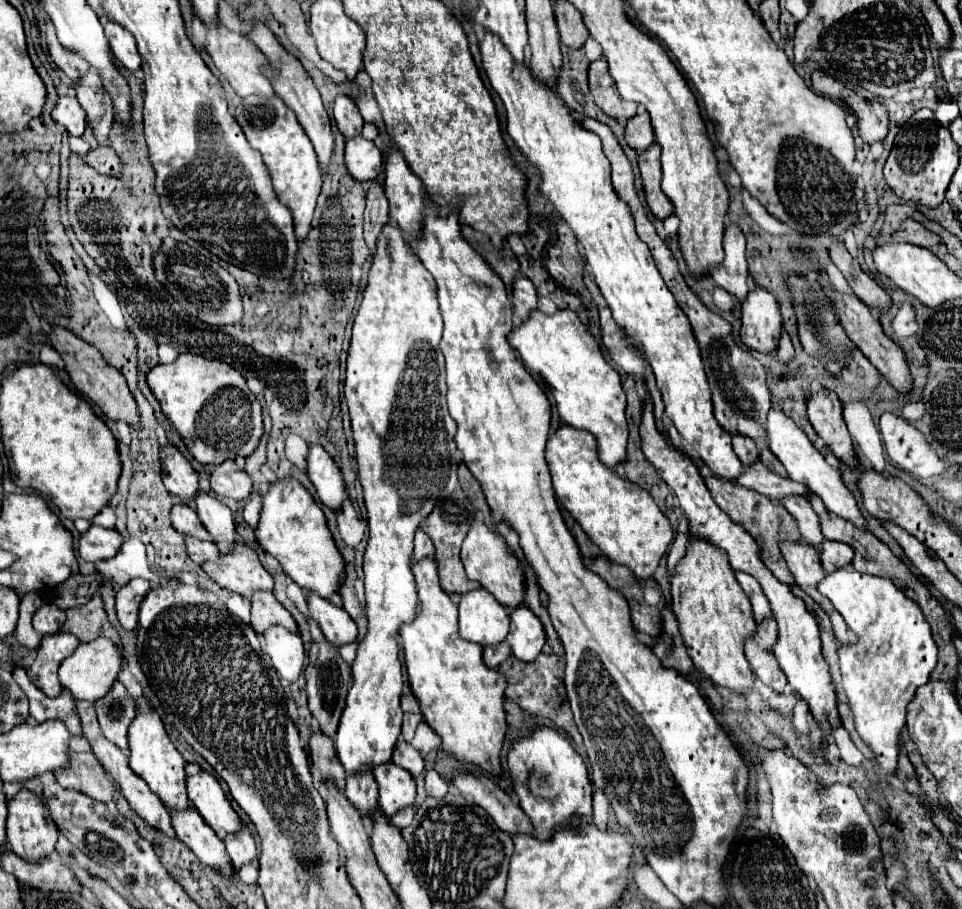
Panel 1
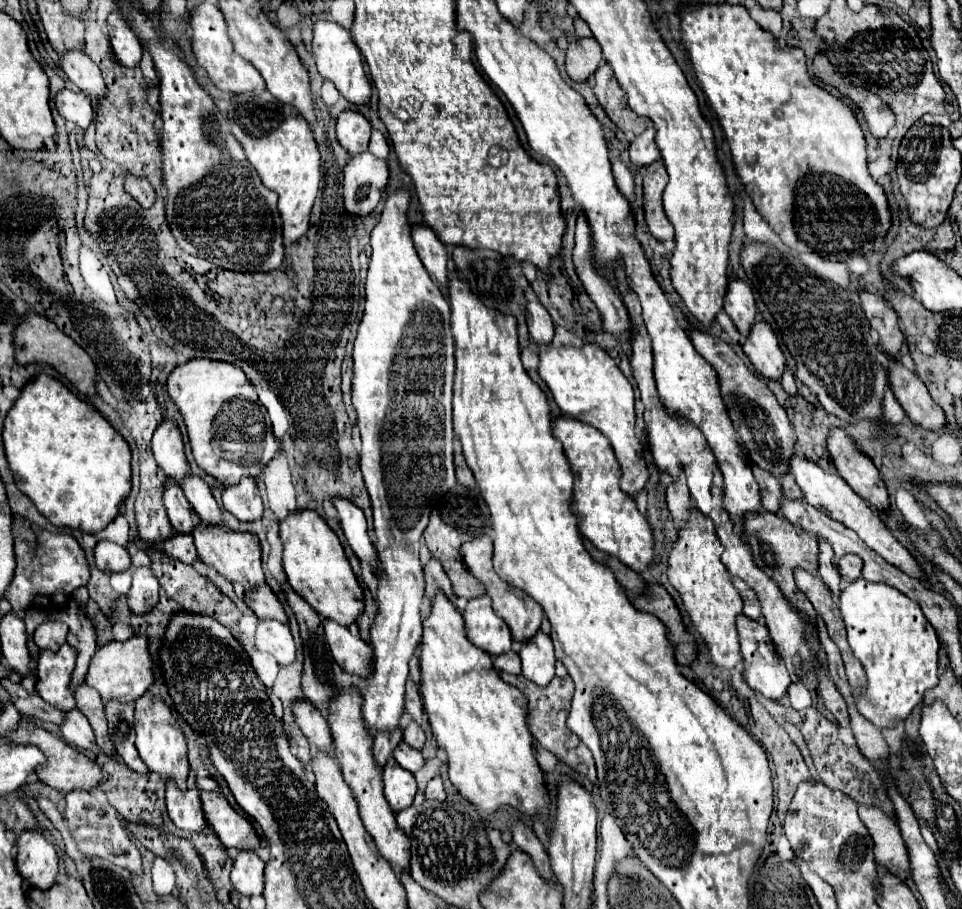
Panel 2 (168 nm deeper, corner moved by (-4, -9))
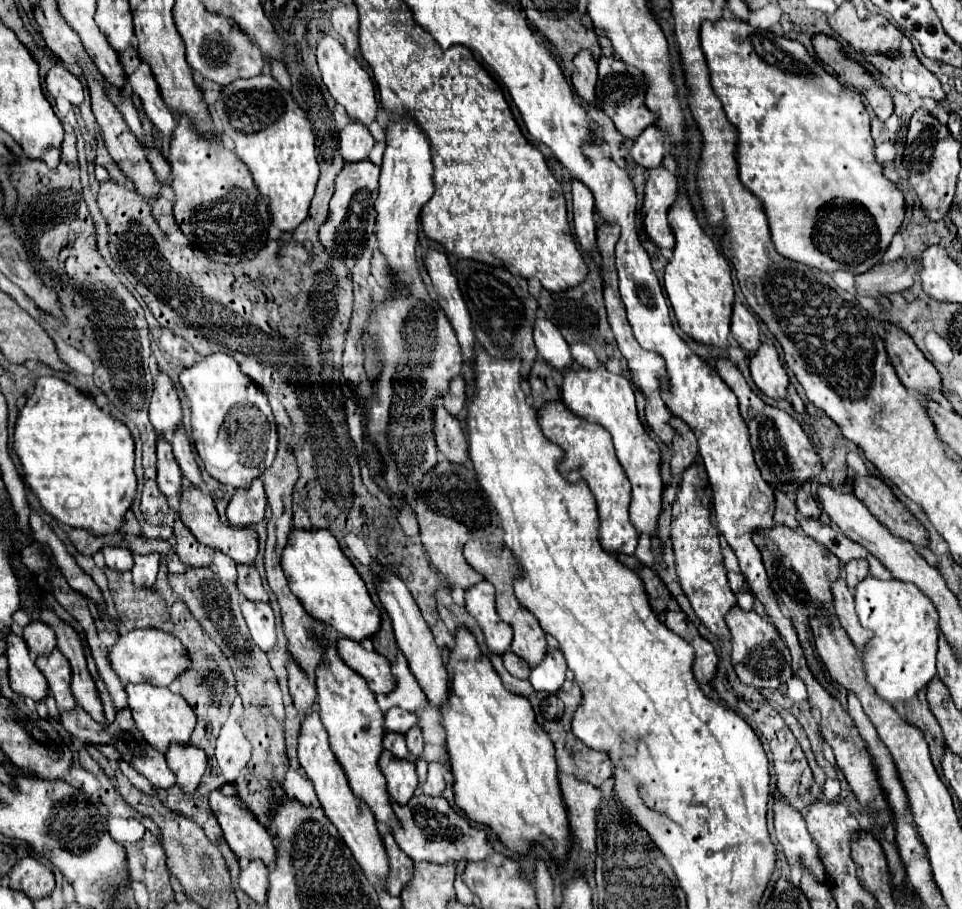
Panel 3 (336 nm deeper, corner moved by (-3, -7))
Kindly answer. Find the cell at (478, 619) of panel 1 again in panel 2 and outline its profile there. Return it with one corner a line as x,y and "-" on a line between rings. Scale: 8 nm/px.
490,596
468,600
468,606
464,610
464,624
468,640
492,656
504,654
512,648
510,628
492,610

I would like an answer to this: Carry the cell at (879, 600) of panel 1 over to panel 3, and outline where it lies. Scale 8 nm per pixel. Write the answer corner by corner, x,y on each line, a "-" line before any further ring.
867,576
855,588
855,610
861,624
875,632
861,656
871,686
889,704
911,700
935,676
939,640
937,608
915,584

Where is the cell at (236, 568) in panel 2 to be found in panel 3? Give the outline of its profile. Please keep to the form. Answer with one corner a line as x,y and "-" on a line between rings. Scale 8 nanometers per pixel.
185,486
179,494
179,516
181,522
195,534
195,538
211,548
219,548
223,554
233,558
237,564
253,564
257,556
257,532
251,528
235,528
235,526
225,526
219,520
219,514
215,510
215,504
209,496
209,492
203,492
197,486

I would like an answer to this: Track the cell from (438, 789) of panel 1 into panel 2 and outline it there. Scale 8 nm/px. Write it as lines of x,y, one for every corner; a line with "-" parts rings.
440,776
438,778
432,778
428,782
428,786
426,786
426,798
428,800
440,800
440,802
446,800
446,792
444,792
444,786
442,786

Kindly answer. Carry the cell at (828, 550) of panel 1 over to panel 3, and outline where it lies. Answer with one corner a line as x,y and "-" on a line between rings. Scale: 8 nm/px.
851,560
845,564
845,580
847,586
853,590
857,586
857,582
861,582
865,576
869,574
869,564
867,560

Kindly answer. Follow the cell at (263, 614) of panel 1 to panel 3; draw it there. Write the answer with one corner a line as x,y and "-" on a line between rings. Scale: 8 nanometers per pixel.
245,564
237,566
237,588
247,600
253,600
253,602
255,600
257,602
267,602
269,600
267,592
263,590
261,576
255,570
255,566
245,566

